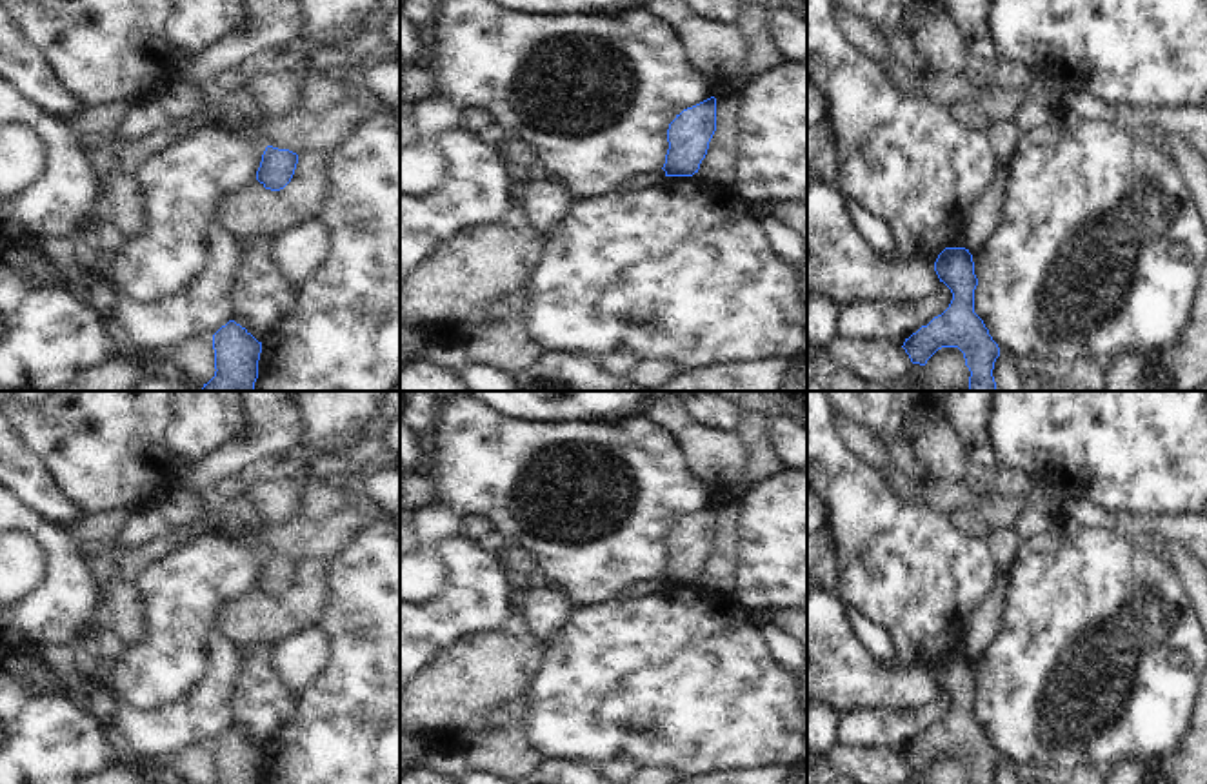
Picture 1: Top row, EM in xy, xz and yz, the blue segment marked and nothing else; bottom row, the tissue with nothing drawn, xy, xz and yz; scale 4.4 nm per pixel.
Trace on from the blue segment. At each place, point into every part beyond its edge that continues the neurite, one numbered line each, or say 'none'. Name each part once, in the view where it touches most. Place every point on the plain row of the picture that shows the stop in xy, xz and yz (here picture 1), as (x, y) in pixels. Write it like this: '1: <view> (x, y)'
none

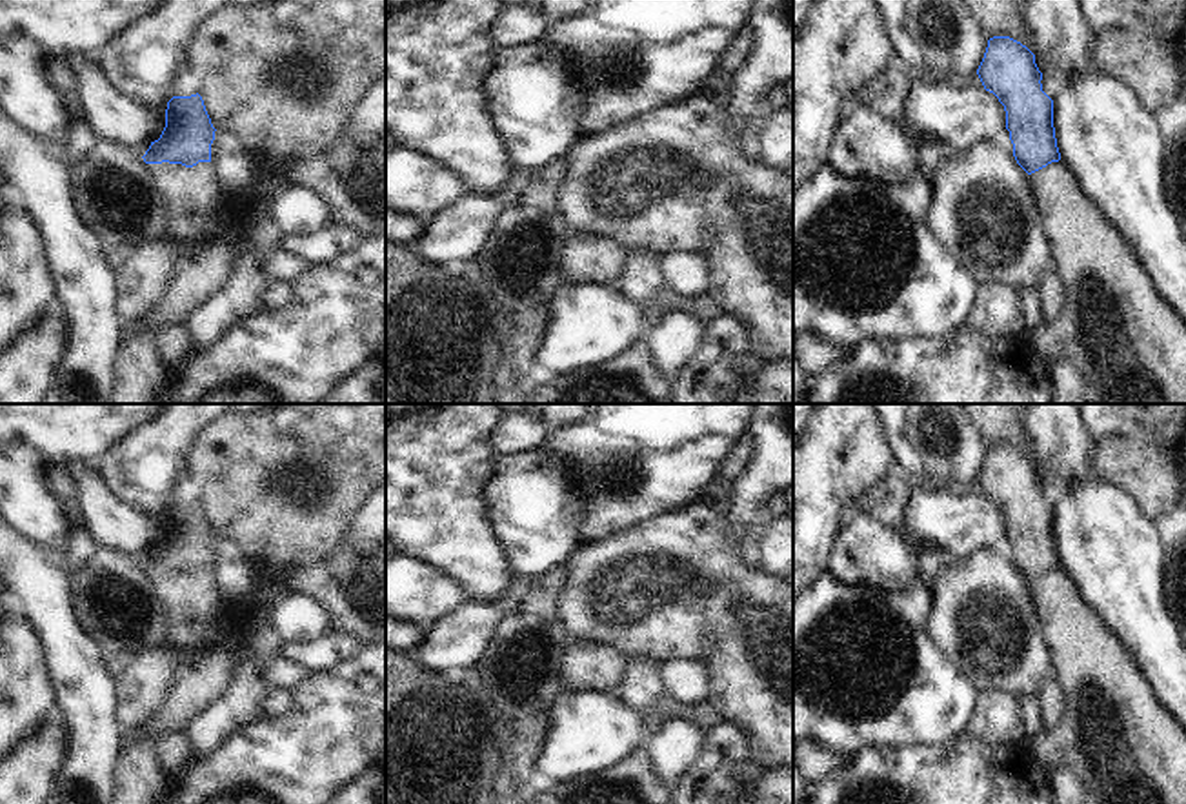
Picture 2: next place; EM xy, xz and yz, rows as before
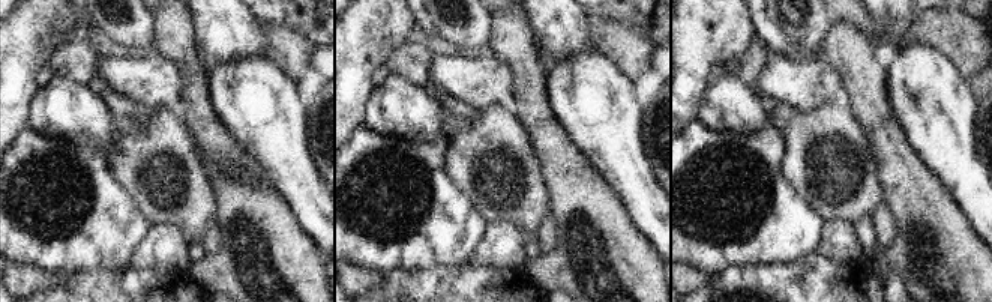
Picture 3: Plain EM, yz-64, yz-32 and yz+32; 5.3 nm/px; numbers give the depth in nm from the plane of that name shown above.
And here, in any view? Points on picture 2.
1: xy (191, 602)

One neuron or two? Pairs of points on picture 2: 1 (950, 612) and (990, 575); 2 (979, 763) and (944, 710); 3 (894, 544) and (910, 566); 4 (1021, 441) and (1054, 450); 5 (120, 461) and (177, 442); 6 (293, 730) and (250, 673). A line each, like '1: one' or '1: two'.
1: one
2: two
3: one
4: two
5: one
6: two

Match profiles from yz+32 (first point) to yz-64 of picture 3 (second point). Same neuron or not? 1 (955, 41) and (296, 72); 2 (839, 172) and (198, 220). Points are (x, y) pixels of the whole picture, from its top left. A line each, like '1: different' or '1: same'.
1: same
2: same

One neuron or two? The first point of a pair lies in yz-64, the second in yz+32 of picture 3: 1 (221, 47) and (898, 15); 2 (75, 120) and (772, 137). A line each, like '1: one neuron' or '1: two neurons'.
1: one neuron
2: two neurons

